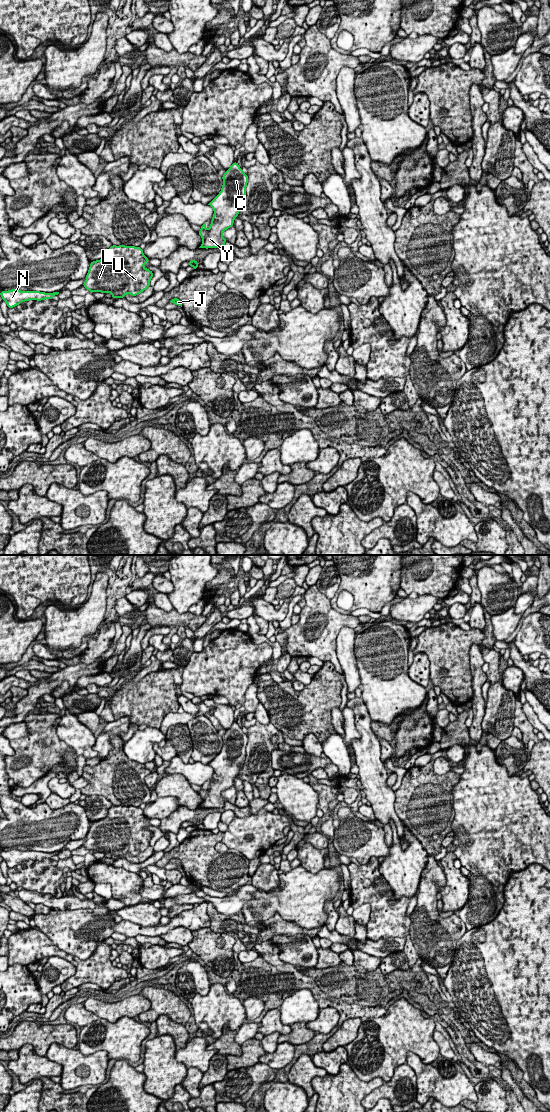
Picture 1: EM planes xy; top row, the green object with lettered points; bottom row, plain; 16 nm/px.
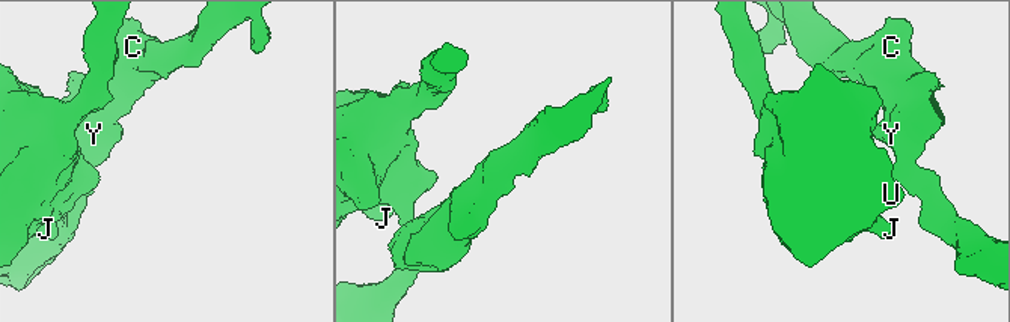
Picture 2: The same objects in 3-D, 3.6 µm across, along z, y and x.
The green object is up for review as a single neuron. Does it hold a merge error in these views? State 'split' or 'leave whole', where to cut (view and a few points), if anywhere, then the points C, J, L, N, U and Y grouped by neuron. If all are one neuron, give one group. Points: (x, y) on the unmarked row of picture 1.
split | xy (197, 824), (191, 825) | C Y / J L N U

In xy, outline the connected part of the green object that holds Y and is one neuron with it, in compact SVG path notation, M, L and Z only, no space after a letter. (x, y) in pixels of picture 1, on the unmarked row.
M234 722L222 736L223 746L220 753L208 764L214 770L210 788L206 784L198 791L203 799L199 808L223 808L227 801L222 792L233 786L234 779L238 776L246 759L246 746L248 736Z

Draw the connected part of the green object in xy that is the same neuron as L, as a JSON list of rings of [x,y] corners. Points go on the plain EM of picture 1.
[[[112,805],[105,818],[90,823],[83,846],[90,852],[110,852],[114,859],[123,858],[128,853],[136,856],[150,846],[153,837],[153,832],[143,827],[145,823],[149,823],[149,819],[140,807]]]

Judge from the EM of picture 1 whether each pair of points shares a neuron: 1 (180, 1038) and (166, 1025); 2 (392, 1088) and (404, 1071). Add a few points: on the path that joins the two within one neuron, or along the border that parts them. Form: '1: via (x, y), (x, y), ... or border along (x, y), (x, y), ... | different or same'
1: via (177, 1035), (169, 1027) | same
2: via (396, 1084), (404, 1075) | same

